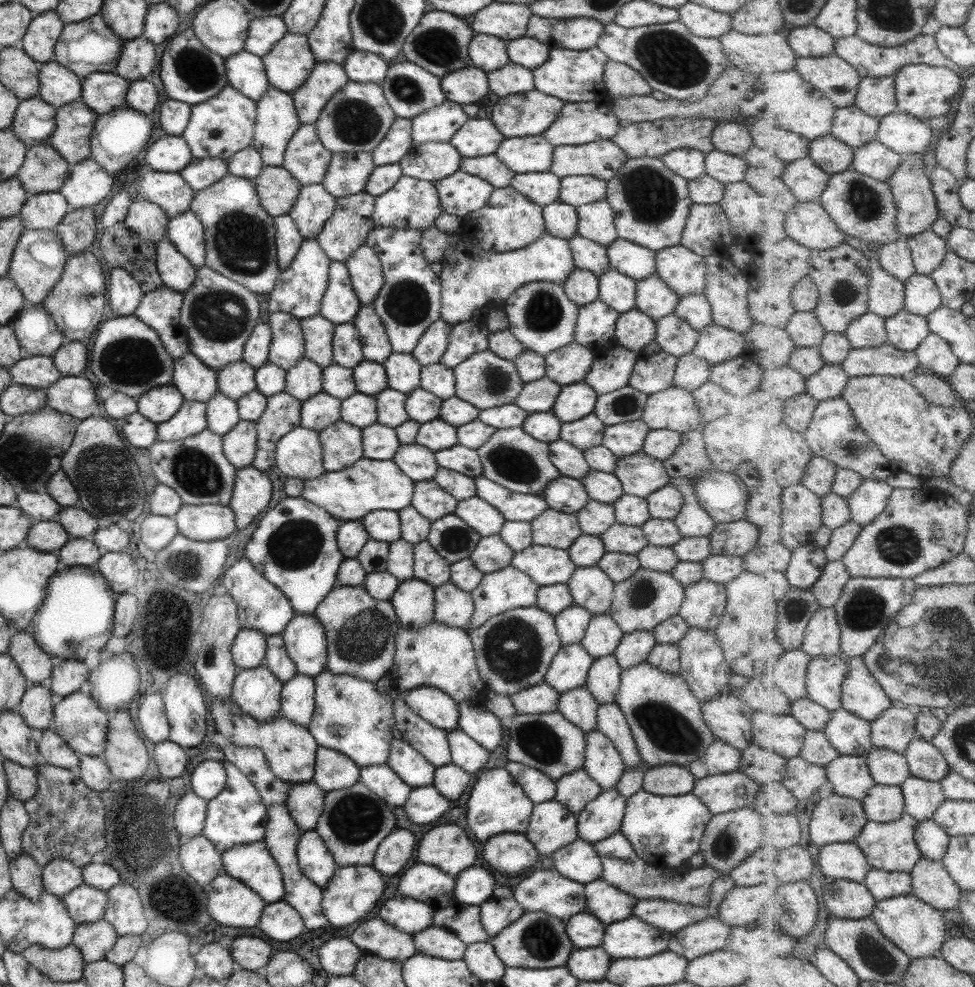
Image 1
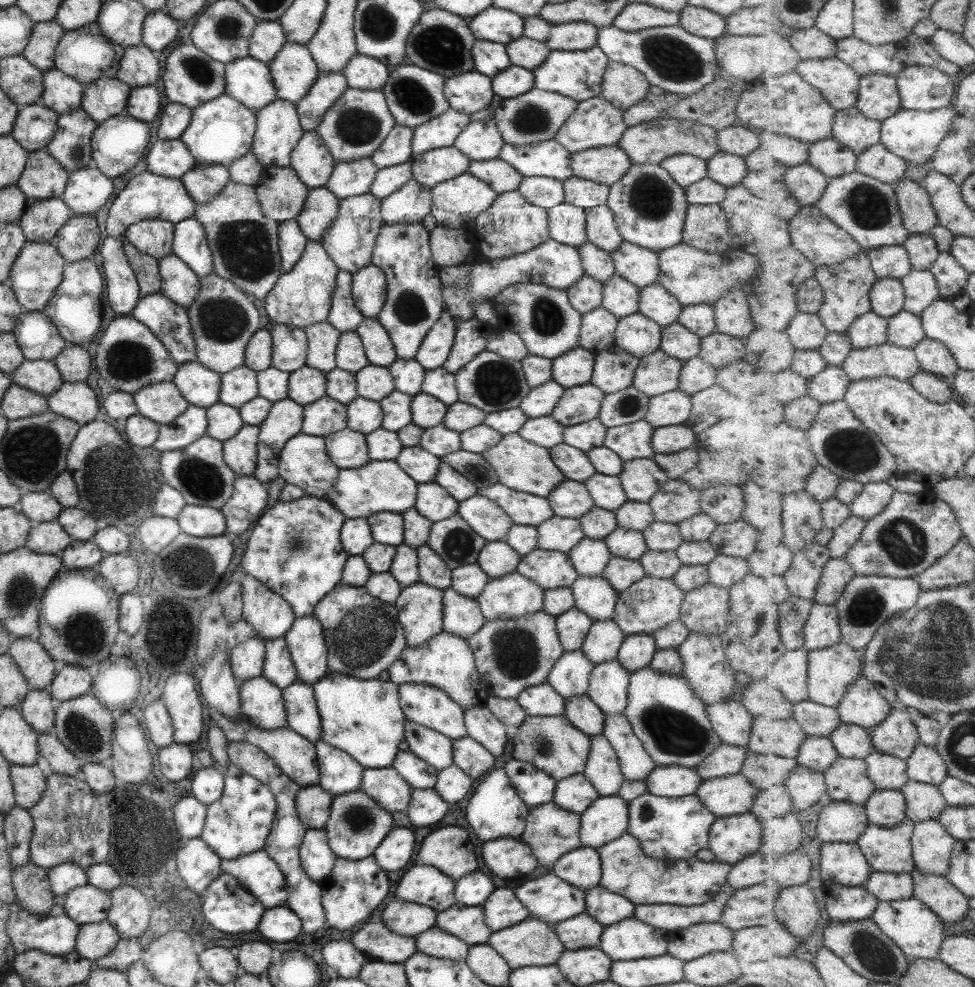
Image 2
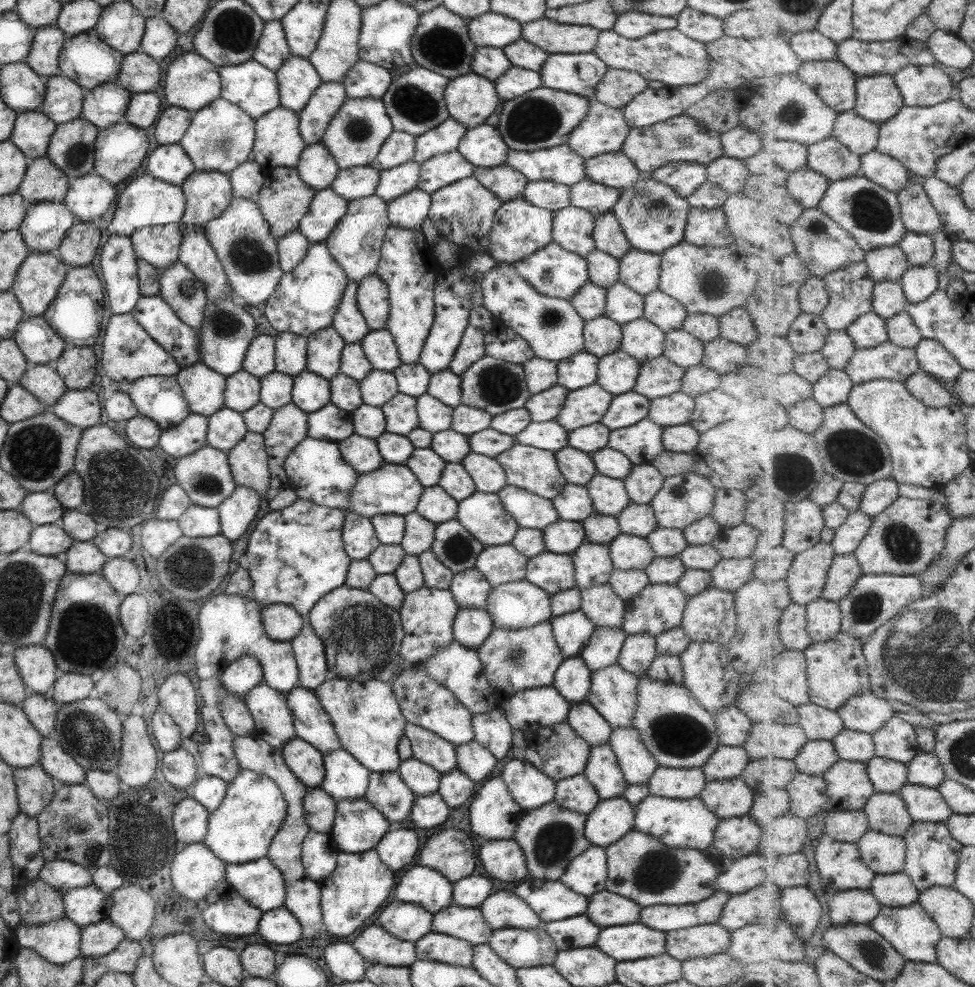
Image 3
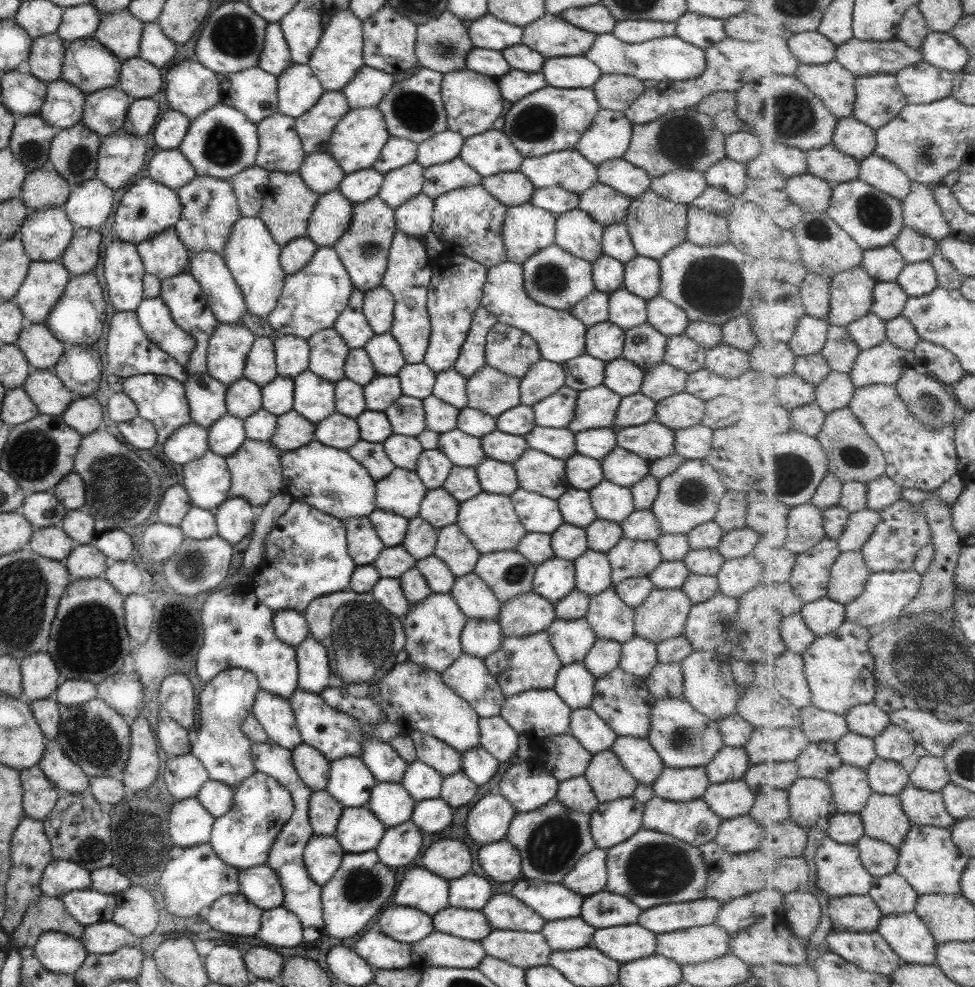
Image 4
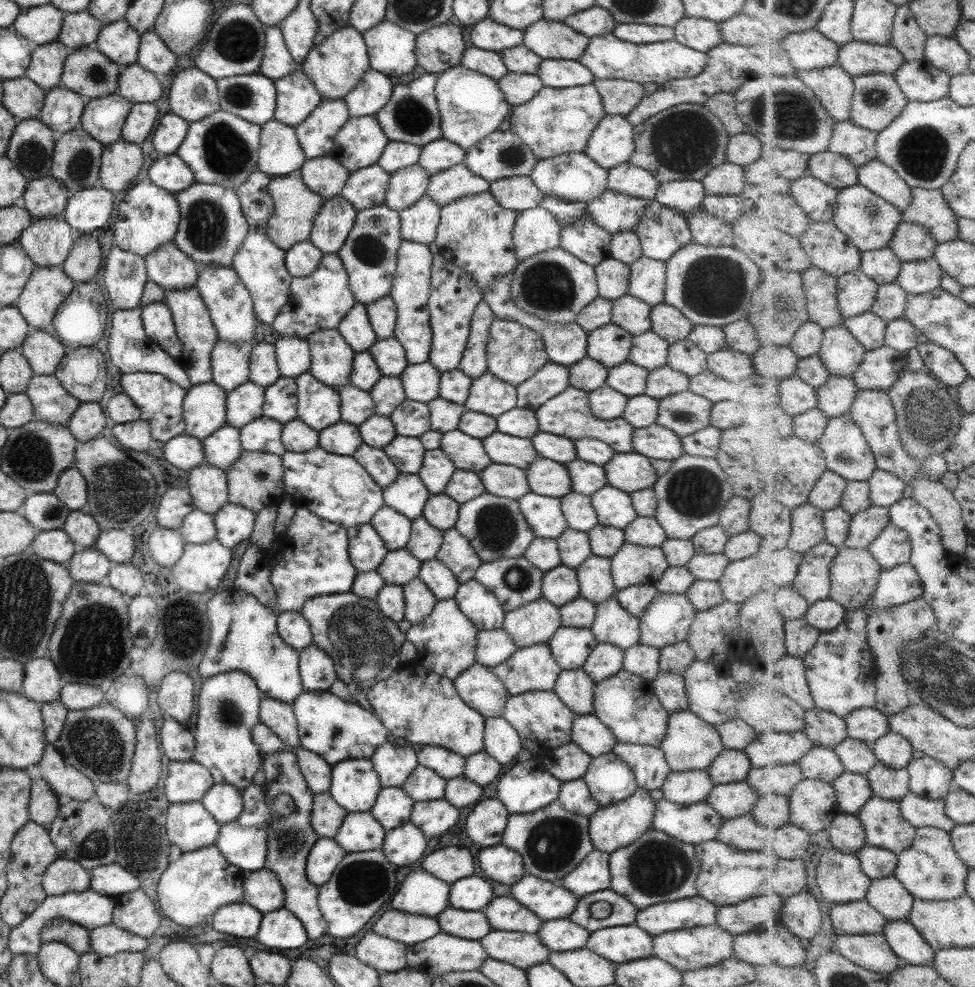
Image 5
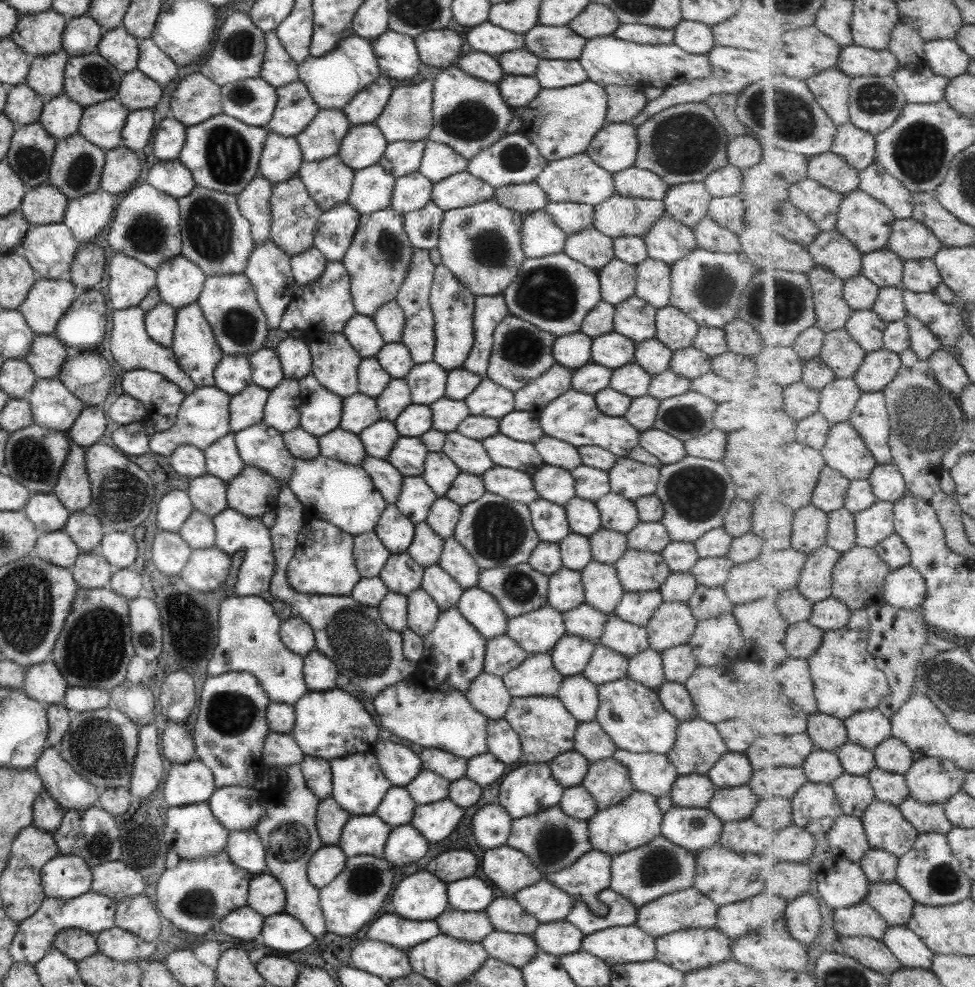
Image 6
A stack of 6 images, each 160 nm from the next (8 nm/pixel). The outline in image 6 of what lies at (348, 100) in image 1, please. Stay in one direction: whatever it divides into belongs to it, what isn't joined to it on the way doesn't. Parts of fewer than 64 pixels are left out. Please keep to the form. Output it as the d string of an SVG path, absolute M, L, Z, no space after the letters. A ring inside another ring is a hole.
M373 123L350 125L336 156L347 168L362 170L379 162L387 143Z

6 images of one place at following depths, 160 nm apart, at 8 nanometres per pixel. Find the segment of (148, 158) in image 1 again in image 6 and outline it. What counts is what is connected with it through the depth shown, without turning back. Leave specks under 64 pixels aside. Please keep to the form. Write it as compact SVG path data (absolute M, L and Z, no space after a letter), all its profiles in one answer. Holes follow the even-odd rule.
M178 159L153 164L145 183L175 199L189 195L196 186L191 172L188 172Z

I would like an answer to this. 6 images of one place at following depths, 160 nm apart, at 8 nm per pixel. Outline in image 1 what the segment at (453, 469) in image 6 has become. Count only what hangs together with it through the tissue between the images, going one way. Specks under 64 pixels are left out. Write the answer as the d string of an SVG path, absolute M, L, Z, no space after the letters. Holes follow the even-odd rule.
M417 443L399 445L392 461L414 483L432 480L439 467L434 452Z

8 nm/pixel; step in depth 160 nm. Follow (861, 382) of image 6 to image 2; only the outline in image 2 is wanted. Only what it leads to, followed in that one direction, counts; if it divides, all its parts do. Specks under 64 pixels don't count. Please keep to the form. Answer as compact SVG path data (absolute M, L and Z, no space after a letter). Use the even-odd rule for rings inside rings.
M889 342L862 349L854 348L842 367L852 381L875 377L909 381L917 373L923 372L914 349Z

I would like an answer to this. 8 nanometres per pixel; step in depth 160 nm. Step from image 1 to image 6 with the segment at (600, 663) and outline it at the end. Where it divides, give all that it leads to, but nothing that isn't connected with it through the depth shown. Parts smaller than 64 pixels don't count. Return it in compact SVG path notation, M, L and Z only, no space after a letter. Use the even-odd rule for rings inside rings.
M627 678L597 685L596 689L598 706L594 721L617 749L663 755L672 750L679 722L663 709L655 690Z

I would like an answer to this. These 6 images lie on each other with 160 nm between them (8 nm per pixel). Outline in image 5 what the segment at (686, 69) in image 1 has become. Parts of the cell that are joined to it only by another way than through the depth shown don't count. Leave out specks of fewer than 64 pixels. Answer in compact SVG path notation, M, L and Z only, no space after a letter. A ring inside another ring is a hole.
M605 33L588 38L583 54L580 54L576 61L587 68L595 79L619 79L636 82L640 85L647 82L659 85L673 79L699 74L703 70L706 60L705 53L681 46L674 40L635 44L619 40L612 33Z

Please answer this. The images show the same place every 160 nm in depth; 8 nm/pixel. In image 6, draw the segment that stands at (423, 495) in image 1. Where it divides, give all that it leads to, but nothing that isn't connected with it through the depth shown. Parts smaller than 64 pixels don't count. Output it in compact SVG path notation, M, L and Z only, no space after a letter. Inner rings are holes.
M443 496L436 497L424 522L439 538L445 539L452 536L459 518L460 506Z

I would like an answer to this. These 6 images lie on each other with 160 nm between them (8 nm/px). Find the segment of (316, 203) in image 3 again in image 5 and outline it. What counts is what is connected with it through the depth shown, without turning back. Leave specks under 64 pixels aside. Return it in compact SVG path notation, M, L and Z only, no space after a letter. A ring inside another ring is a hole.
M341 196L325 199L312 221L308 241L322 254L337 254L353 227L356 210Z

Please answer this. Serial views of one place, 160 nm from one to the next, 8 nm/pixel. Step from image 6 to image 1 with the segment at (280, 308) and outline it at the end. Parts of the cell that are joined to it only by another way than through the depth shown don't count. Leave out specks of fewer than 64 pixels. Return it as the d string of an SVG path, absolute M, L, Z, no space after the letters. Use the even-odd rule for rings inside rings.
M227 174L215 185L194 193L189 210L199 219L204 229L204 266L240 284L255 296L269 293L277 280L279 270L276 259L273 219L262 209L252 180Z

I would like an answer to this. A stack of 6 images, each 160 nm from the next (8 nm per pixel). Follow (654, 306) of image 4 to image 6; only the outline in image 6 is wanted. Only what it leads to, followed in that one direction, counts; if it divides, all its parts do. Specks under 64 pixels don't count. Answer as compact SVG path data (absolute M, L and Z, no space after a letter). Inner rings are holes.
M665 306L656 310L654 338L669 350L679 350L692 346L698 327L686 314Z

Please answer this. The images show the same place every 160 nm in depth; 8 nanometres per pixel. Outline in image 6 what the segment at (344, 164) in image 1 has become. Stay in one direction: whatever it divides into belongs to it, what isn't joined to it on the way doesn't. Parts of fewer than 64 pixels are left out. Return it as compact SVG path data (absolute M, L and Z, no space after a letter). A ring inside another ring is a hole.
M378 163L362 170L355 170L346 204L360 215L389 208L393 184L394 178Z

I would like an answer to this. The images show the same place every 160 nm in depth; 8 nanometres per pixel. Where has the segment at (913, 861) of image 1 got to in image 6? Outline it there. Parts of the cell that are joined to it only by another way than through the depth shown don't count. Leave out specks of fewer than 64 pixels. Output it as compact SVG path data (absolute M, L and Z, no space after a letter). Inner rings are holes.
M872 848L860 863L871 883L889 883L898 877L900 857L891 851Z

